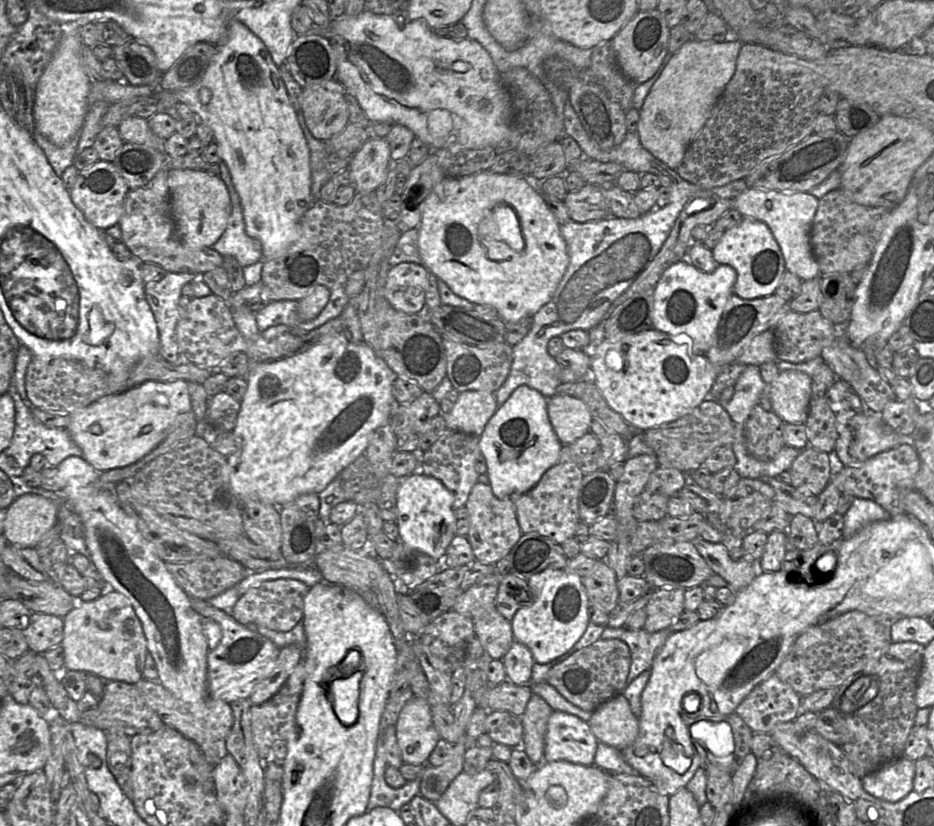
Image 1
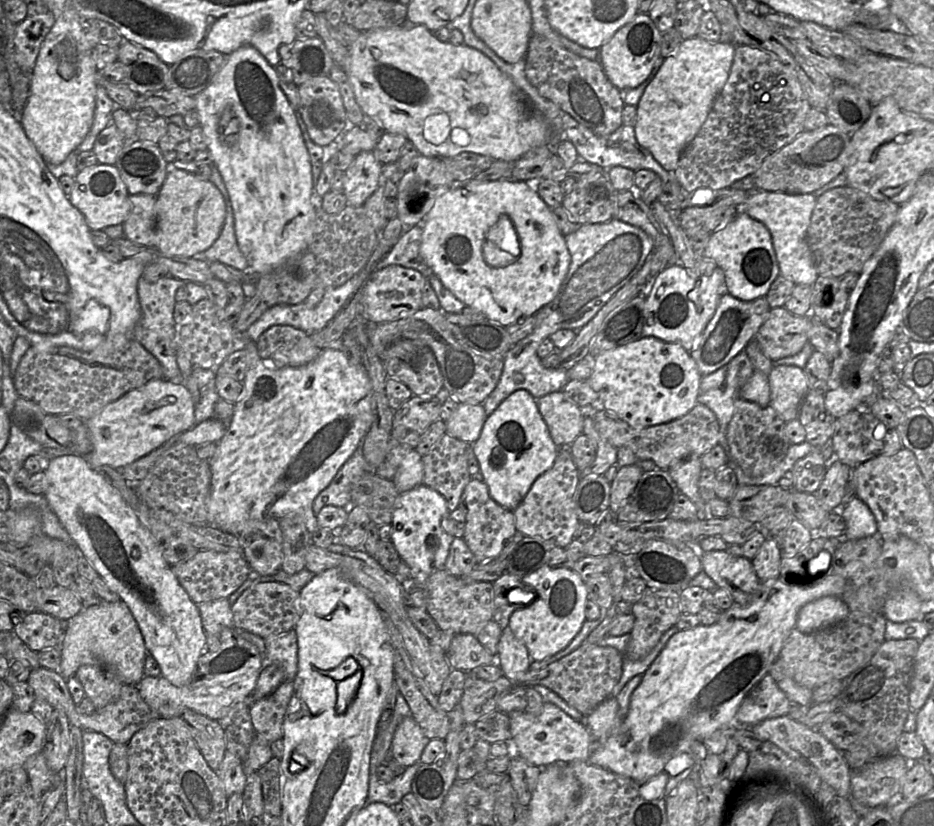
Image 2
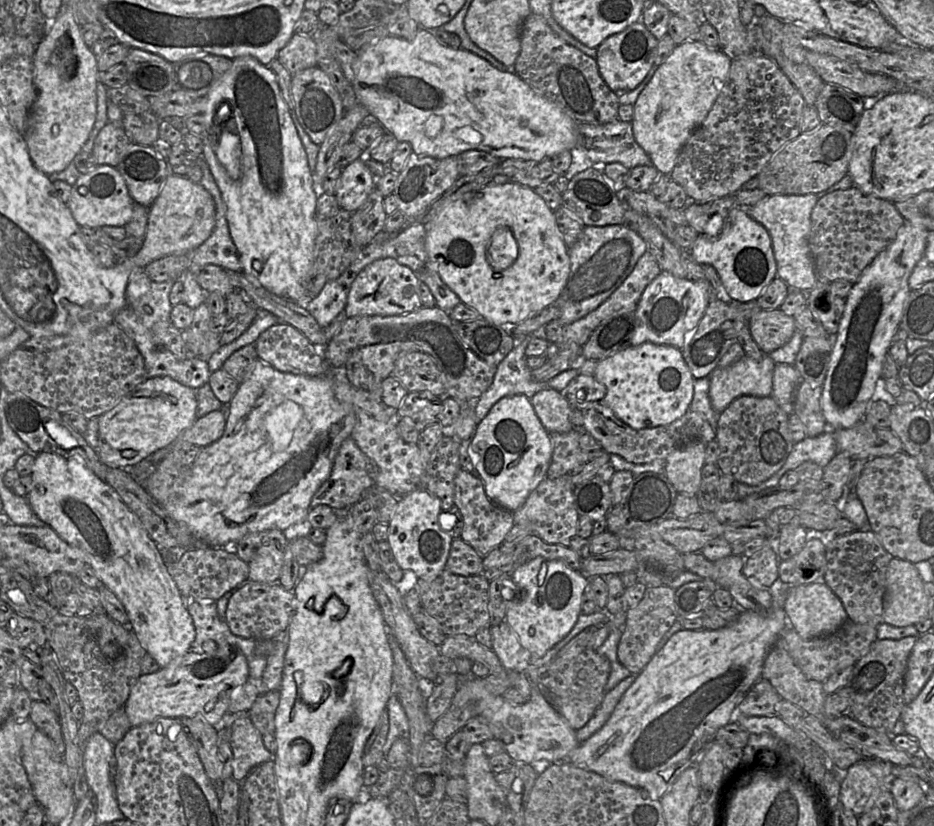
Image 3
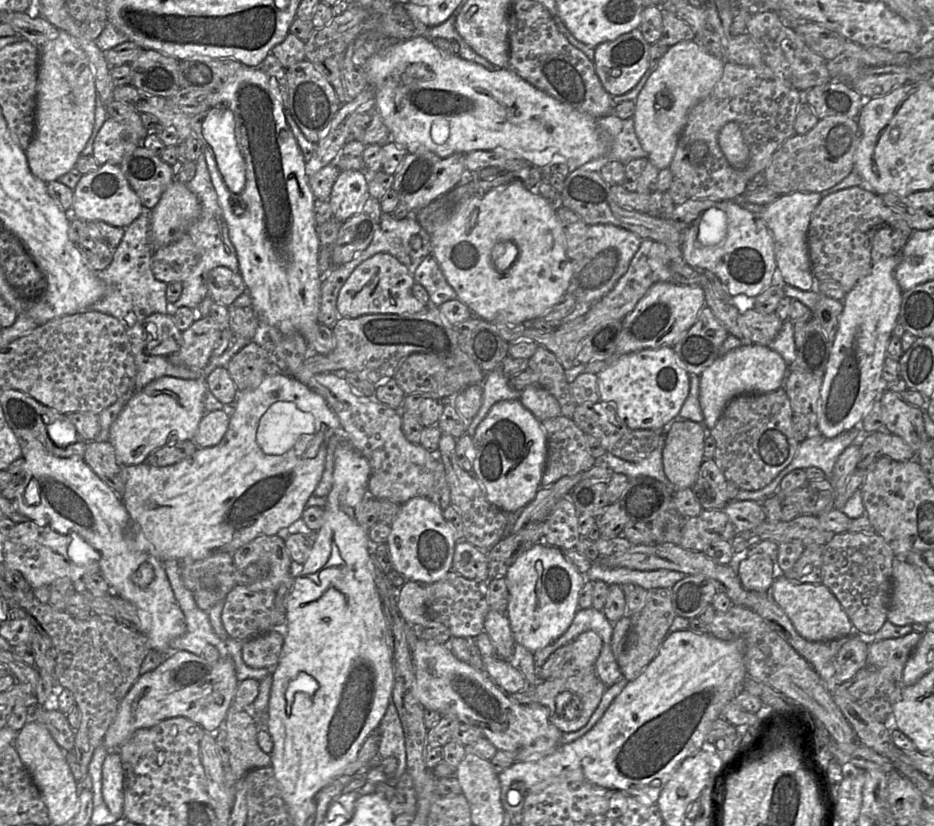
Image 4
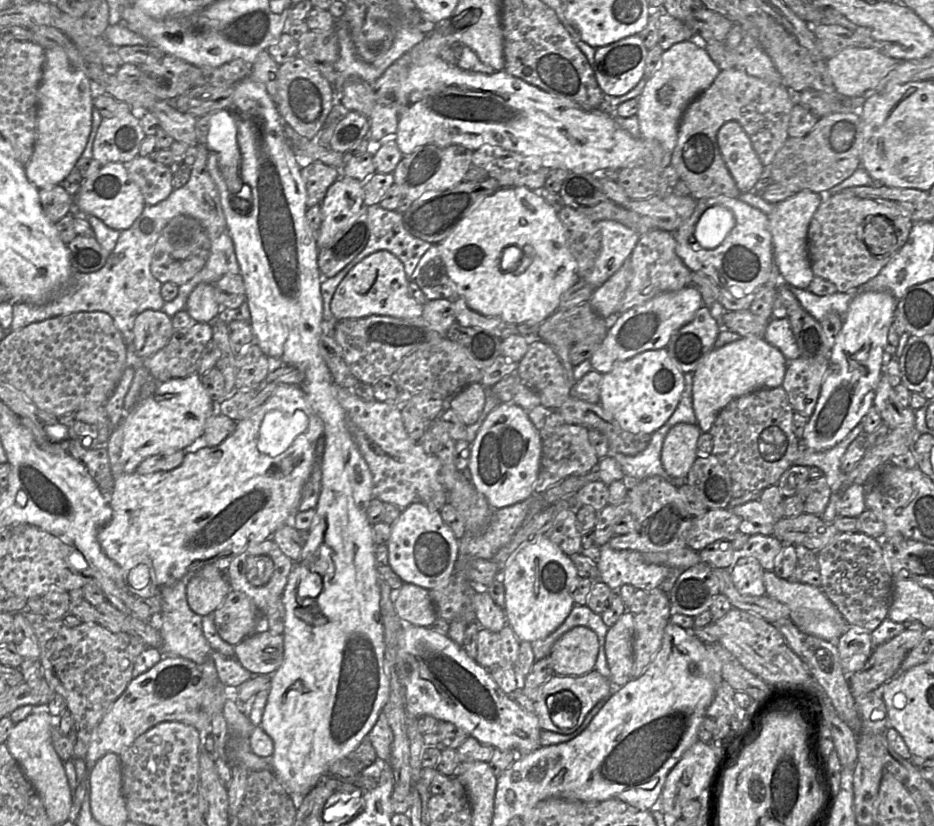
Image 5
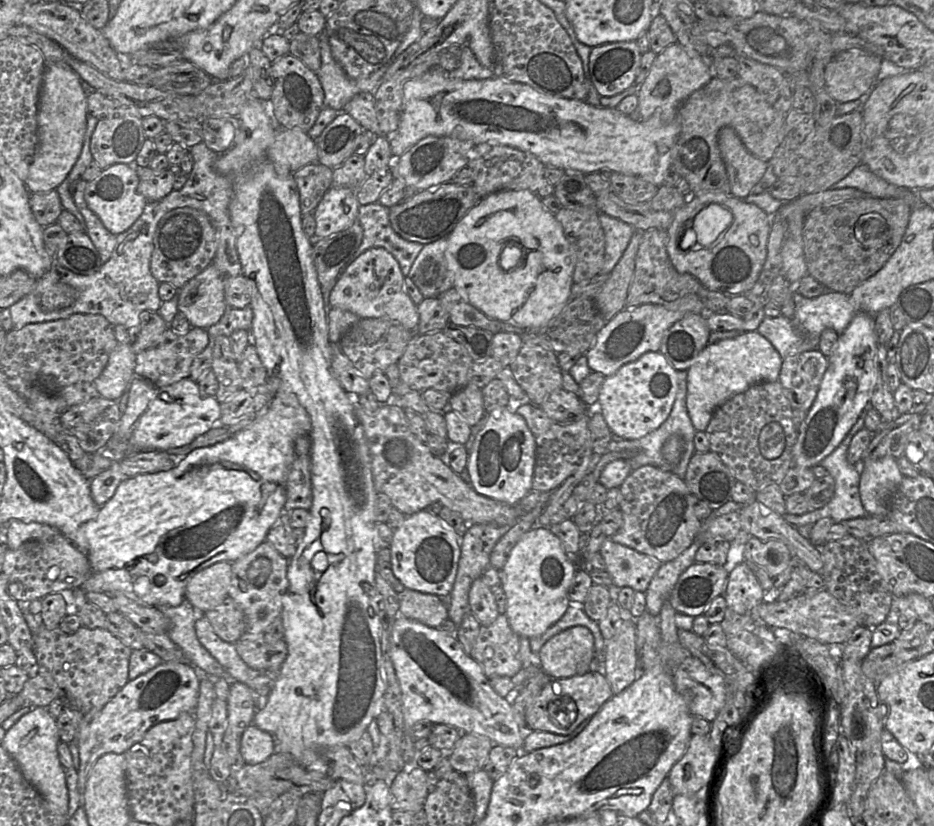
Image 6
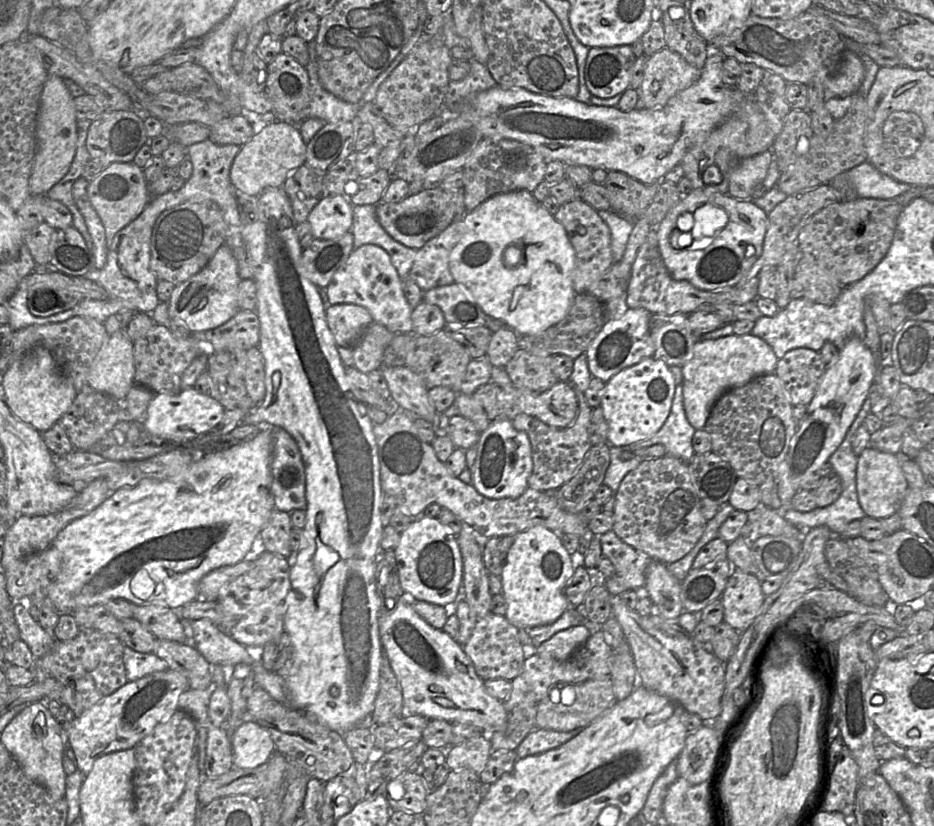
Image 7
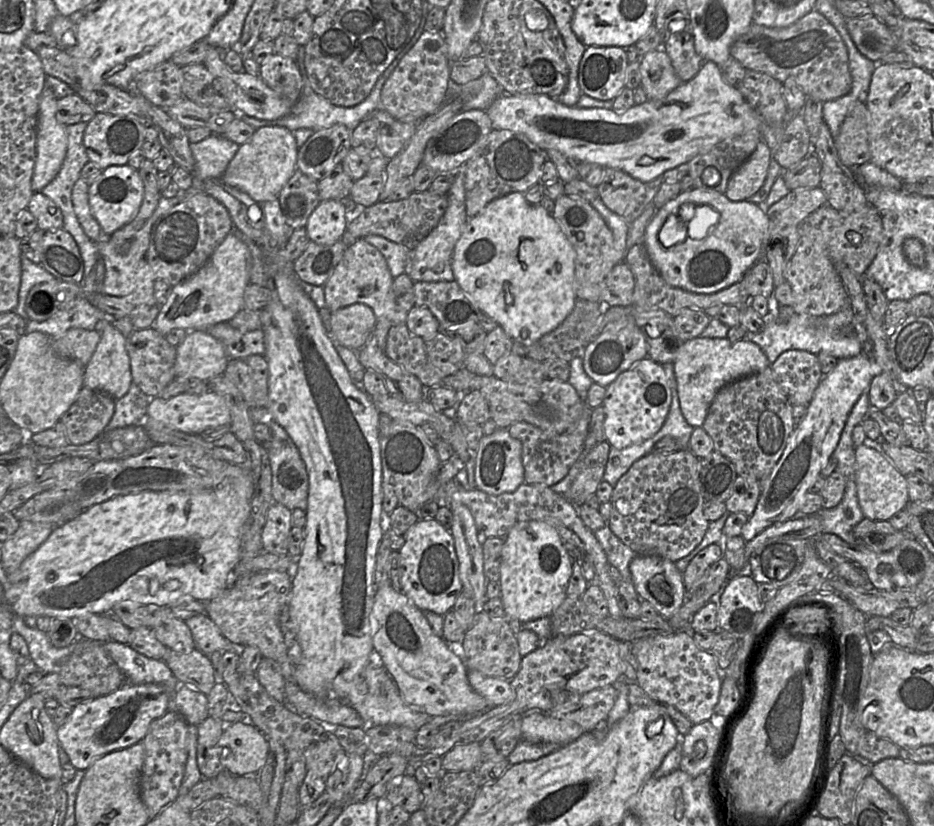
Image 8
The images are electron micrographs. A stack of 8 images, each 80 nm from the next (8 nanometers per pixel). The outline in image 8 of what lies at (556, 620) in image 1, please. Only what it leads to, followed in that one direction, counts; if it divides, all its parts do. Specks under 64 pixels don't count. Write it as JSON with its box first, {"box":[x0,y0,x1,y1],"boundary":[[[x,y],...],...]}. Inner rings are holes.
{"box":[500,520,573,623],"boundary":[[[535,520],[517,523],[505,537],[500,564],[500,598],[506,617],[522,623],[551,617],[567,597],[573,563],[552,526]]]}

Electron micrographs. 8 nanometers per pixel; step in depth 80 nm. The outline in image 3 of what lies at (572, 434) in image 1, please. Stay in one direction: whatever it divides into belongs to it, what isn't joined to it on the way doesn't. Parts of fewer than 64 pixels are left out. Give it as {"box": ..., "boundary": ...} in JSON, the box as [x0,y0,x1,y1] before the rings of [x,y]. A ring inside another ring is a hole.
{"box":[531,389,574,433],"boundary":[[[543,389],[531,398],[542,424],[550,433],[567,433],[574,429],[571,421],[572,405],[561,391]]]}

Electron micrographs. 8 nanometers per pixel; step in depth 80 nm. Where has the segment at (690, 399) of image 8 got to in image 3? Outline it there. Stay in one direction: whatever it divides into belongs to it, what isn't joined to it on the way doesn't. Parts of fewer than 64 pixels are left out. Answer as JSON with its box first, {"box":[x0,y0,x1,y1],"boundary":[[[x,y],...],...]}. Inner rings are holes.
{"box":[709,355,776,414],"boundary":[[[765,355],[759,361],[744,356],[728,367],[717,367],[714,369],[709,375],[709,397],[714,410],[719,414],[722,413],[732,401],[743,395],[758,397],[772,396],[773,372],[775,366],[776,363],[770,355]]]}

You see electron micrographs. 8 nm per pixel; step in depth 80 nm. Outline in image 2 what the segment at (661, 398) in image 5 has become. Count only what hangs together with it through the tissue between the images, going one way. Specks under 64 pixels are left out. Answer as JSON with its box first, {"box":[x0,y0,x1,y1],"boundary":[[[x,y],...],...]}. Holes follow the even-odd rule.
{"box":[589,336,702,429],"boundary":[[[642,336],[634,342],[599,354],[595,358],[589,382],[599,394],[600,403],[605,409],[615,412],[632,427],[641,429],[686,415],[698,403],[702,377],[695,360],[682,345],[666,342],[654,336]]]}

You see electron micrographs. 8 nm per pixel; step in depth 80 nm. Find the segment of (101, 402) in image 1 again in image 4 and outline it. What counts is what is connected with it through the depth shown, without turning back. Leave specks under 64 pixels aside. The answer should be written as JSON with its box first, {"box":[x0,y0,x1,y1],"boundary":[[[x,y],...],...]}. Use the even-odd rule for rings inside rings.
{"box":[108,371,206,466],"boundary":[[[203,371],[200,377],[193,380],[160,377],[142,389],[134,391],[109,432],[108,442],[114,448],[117,461],[123,466],[138,465],[145,462],[147,457],[159,448],[192,440],[201,419],[206,414],[205,378]]]}

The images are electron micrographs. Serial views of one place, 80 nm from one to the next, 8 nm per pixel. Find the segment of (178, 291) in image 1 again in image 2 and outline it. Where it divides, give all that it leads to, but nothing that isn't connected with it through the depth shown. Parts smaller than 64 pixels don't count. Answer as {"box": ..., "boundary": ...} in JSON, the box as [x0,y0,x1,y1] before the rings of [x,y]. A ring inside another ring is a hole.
{"box":[131,276,208,383],"boundary":[[[172,276],[161,278],[151,283],[141,277],[138,281],[137,294],[141,310],[141,318],[131,332],[143,347],[151,353],[161,364],[163,377],[173,383],[184,383],[184,378],[177,363],[173,341],[177,336],[178,326],[174,321],[175,294],[179,287],[185,285],[188,291],[187,302],[194,306],[199,301],[208,298],[207,291],[202,284],[185,282]]]}

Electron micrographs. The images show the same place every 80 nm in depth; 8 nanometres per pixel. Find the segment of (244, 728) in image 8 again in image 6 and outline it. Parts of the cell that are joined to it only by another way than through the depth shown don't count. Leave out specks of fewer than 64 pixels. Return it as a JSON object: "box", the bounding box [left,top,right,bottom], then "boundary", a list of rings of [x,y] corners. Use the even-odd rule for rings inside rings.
{"box":[240,723,276,764],"boundary":[[[252,723],[241,736],[240,752],[245,764],[261,763],[276,752],[274,738]]]}

